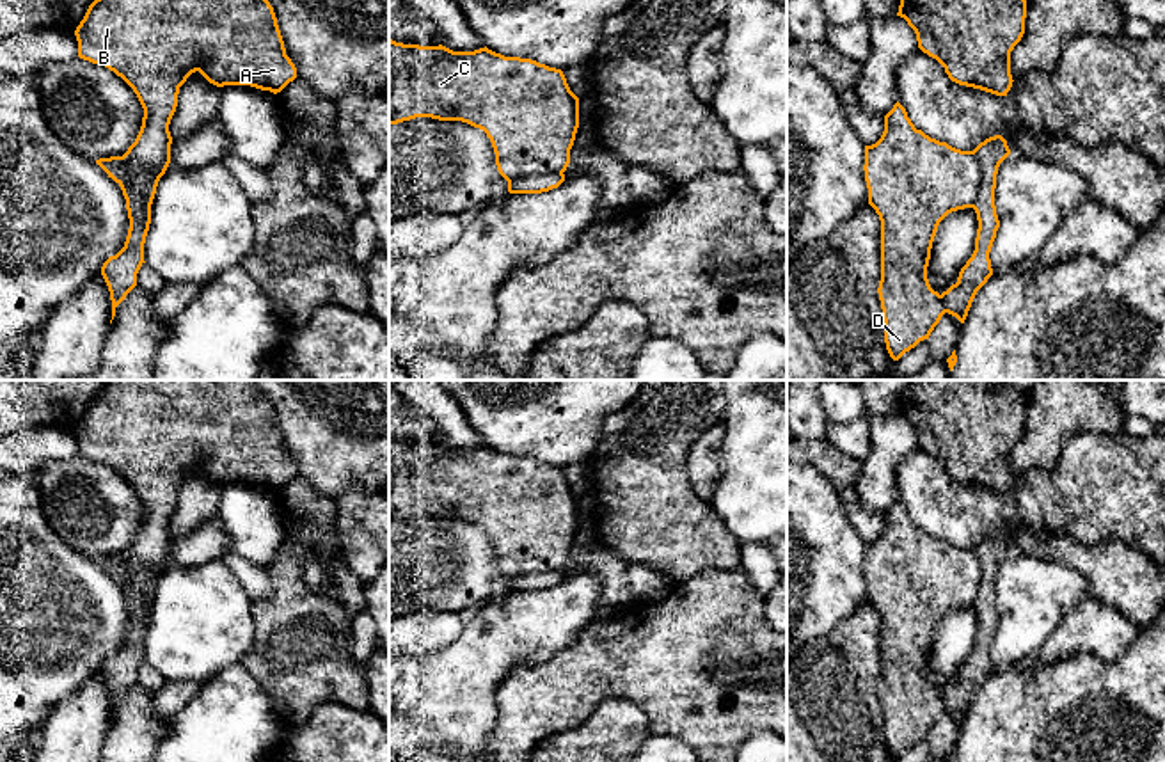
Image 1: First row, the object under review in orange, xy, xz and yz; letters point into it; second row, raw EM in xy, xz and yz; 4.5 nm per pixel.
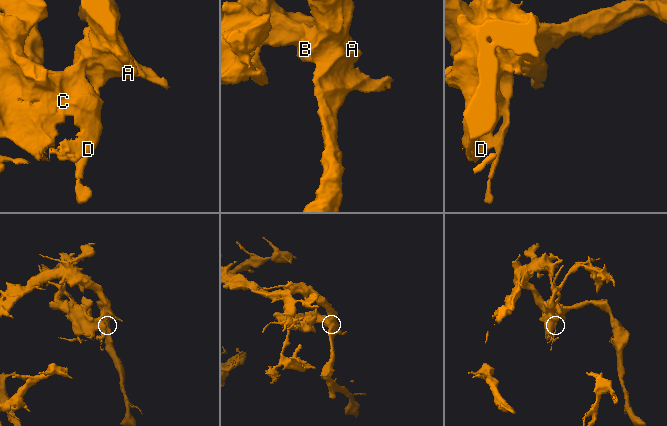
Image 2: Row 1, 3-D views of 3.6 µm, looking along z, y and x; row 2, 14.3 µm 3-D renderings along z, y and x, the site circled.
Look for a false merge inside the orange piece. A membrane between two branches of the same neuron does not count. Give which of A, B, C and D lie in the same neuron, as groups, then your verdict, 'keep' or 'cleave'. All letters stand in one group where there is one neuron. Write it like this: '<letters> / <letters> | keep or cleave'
A B / C D | cleave

